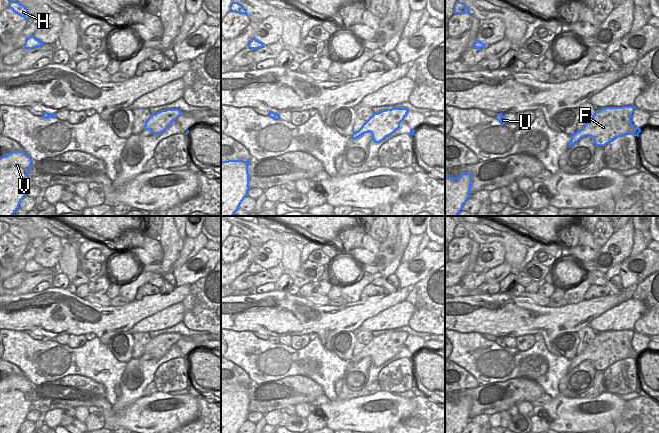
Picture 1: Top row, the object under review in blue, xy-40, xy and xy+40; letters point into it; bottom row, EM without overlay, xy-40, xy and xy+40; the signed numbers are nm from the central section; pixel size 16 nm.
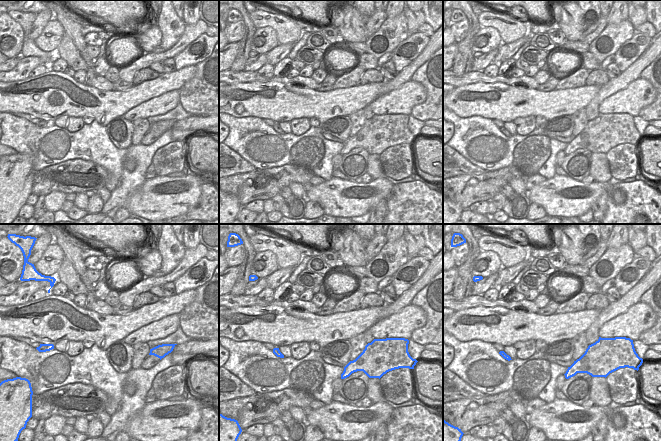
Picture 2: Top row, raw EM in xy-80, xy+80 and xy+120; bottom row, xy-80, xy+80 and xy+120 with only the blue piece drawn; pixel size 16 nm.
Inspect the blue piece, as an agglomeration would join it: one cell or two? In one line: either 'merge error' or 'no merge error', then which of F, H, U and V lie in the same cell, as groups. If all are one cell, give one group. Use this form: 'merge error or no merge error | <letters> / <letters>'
no merge error | F H U V

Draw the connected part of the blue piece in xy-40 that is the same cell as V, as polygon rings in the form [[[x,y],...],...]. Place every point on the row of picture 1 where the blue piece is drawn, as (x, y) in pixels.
[[[12,151],[0,157],[0,216],[12,216],[30,188],[29,169],[33,160],[24,151]]]

